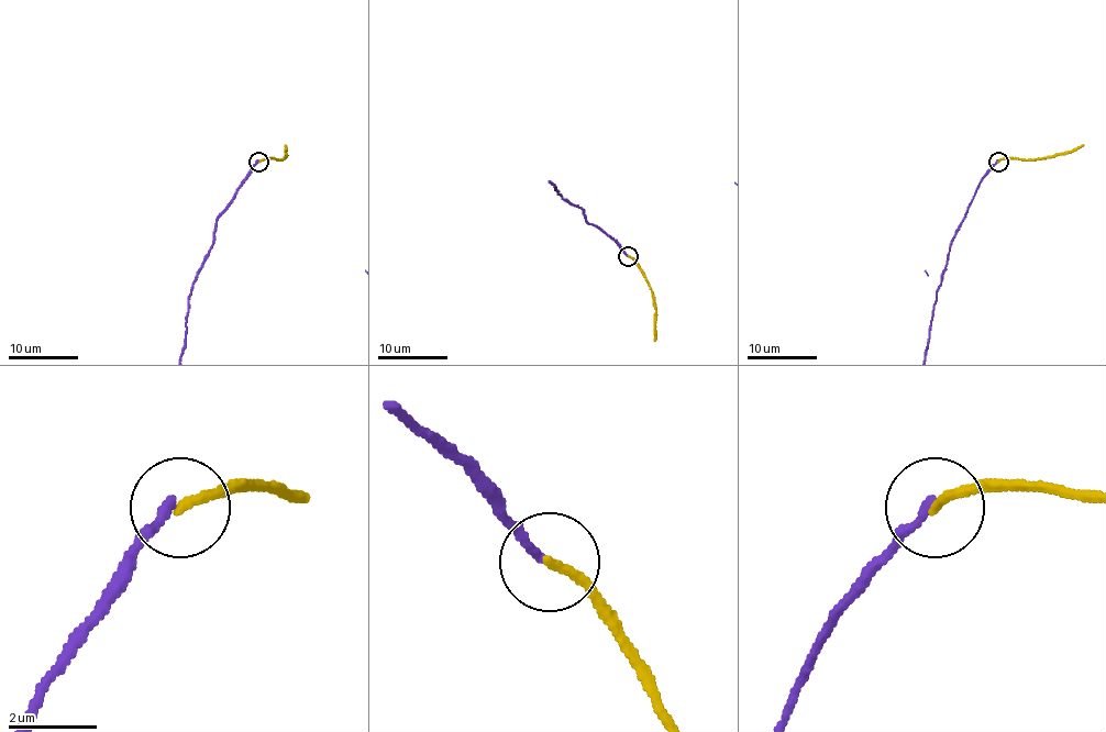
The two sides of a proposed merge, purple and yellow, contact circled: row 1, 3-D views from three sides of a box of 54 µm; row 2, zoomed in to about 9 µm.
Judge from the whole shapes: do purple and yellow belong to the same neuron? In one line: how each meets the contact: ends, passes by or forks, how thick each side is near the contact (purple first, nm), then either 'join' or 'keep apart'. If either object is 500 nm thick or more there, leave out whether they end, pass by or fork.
purple ends there; yellow ends there; 200 nm thick on the purple side, 200 nm on the other; keep apart

